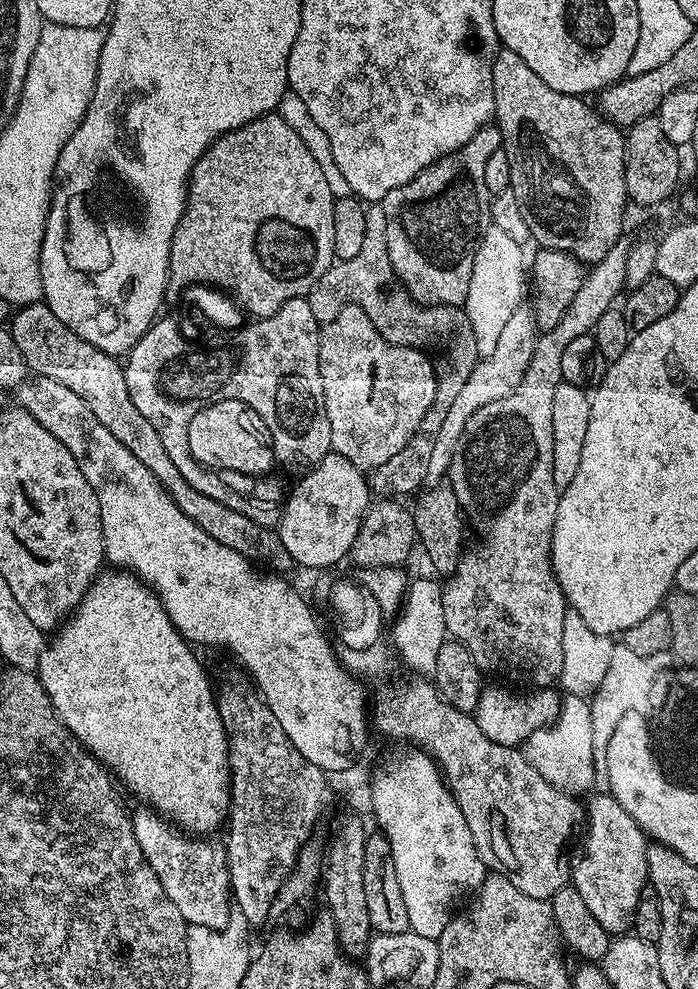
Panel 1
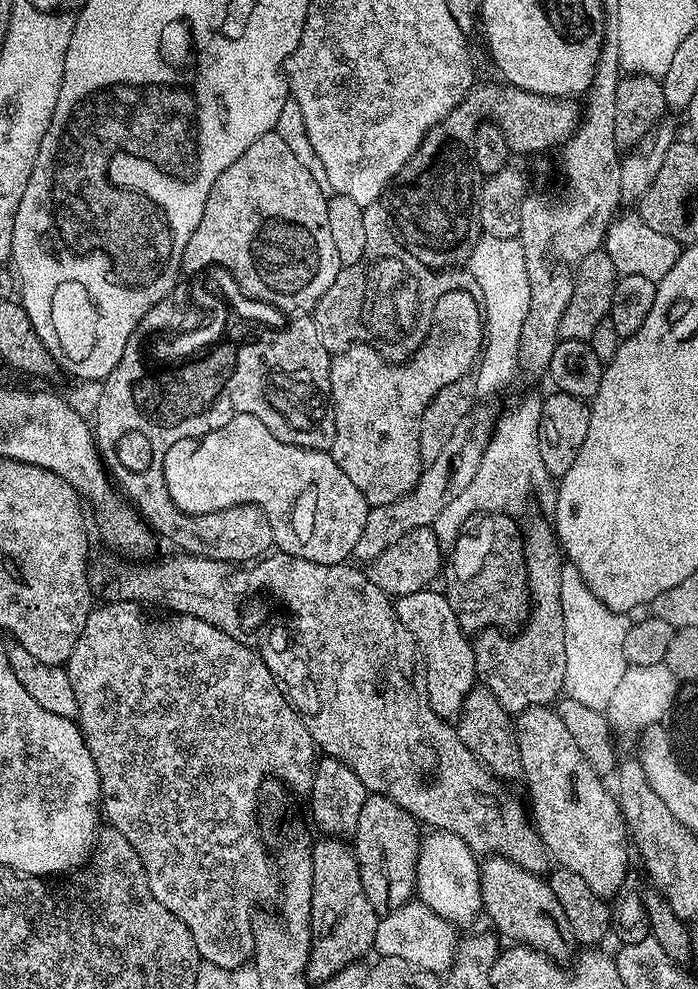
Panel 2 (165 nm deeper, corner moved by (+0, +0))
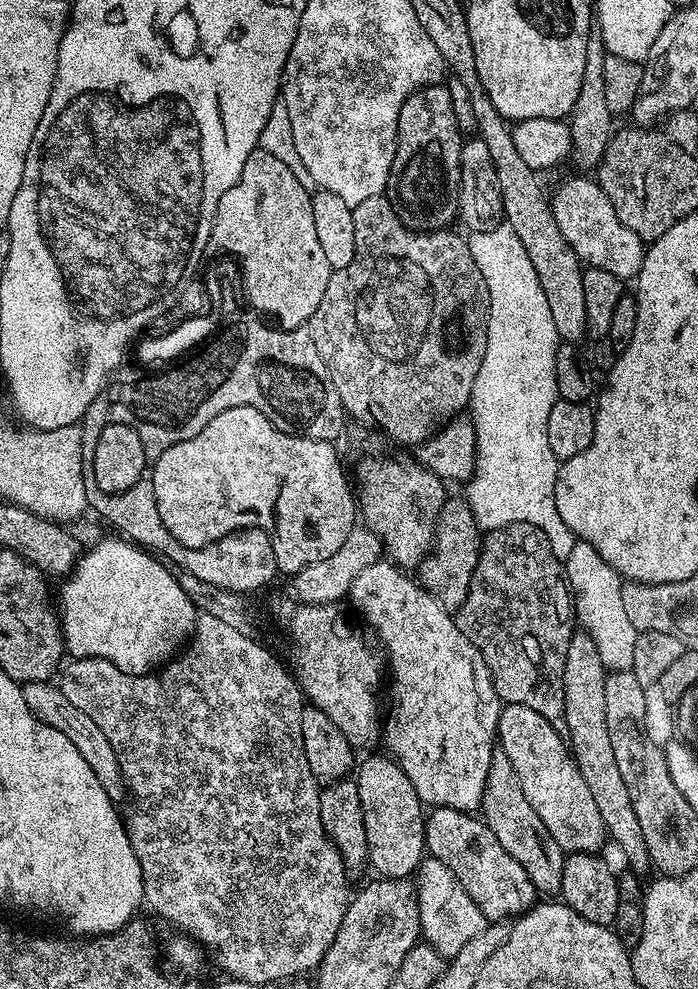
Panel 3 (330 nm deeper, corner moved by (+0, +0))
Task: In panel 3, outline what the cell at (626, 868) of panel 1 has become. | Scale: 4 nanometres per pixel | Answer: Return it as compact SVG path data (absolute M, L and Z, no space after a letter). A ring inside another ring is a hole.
M504 704L500 710L498 744L510 758L522 782L522 794L526 794L526 802L534 806L546 830L550 830L550 838L558 842L562 851L565 854L599 853L600 847L606 844L602 814L590 795L586 778L582 778L561 729L538 714L538 710L530 710L530 706Z

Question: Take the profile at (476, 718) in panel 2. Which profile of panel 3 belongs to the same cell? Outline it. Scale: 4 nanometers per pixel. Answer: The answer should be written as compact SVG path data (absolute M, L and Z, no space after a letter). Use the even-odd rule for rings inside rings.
M497 750L492 754L490 774L486 774L486 786L479 811L494 838L498 838L500 845L505 848L506 854L510 854L510 858L515 858L522 866L522 870L530 874L530 882L534 882L537 893L559 893L566 854L558 846L558 842L550 838L550 830L546 830L546 825L542 818L538 818L534 806L526 802L526 794L522 794L522 782L503 750Z

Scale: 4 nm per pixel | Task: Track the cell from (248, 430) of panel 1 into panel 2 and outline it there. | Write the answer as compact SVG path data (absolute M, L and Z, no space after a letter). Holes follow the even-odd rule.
M233 414L220 427L208 432L202 437L188 437L184 441L174 443L174 446L167 451L163 460L165 464L166 486L169 487L169 496L178 506L180 512L187 515L210 514L214 511L226 511L227 508L233 508L239 504L257 504L264 511L266 518L273 527L273 538L275 547L279 551L290 554L294 558L306 558L306 562L318 562L319 564L343 564L349 559L354 550L354 545L358 543L358 537L362 535L362 526L366 526L366 518L368 517L369 505L366 498L362 498L362 490L358 490L358 486L354 486L354 482L350 482L350 478L346 478L346 474L342 471L342 466L338 466L338 462L334 462L334 458L328 452L319 452L318 450L310 450L302 446L294 446L290 442L282 442L282 438L274 438L274 434L262 426L259 416L242 416Z

